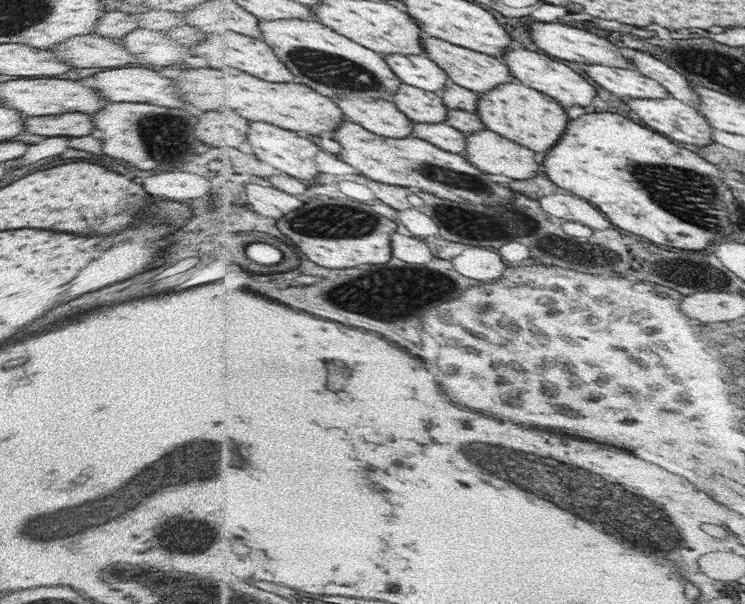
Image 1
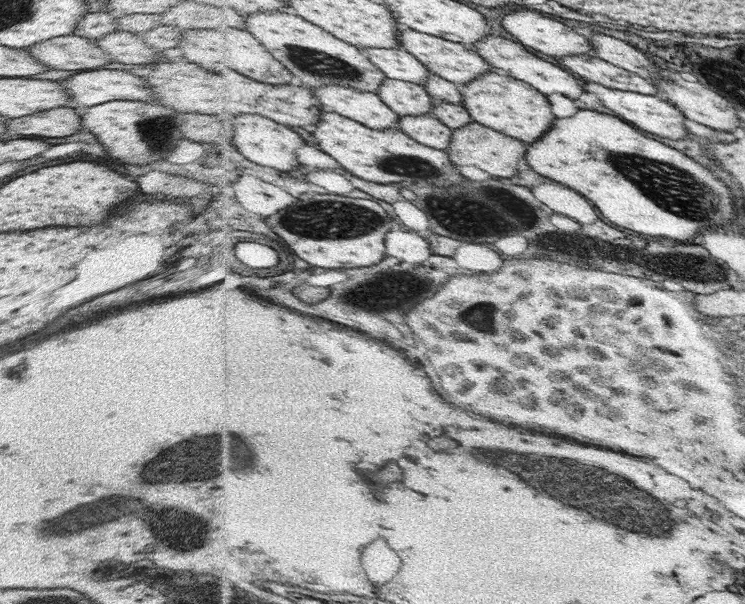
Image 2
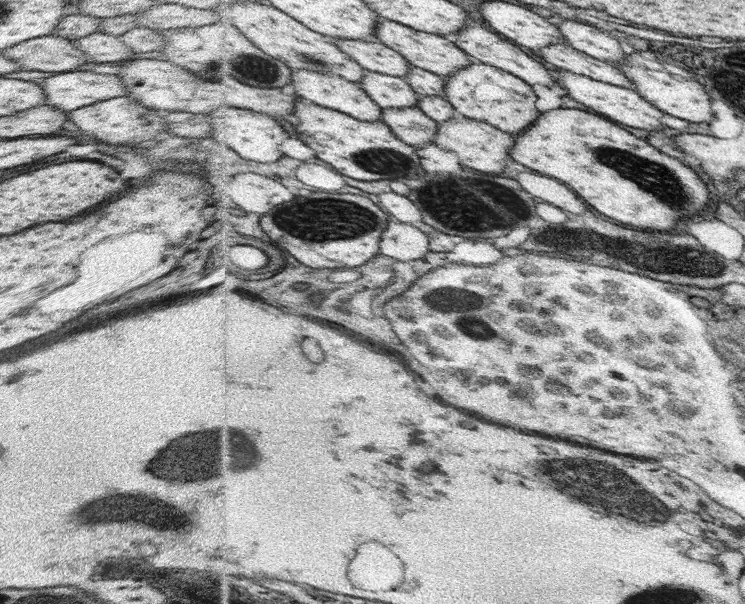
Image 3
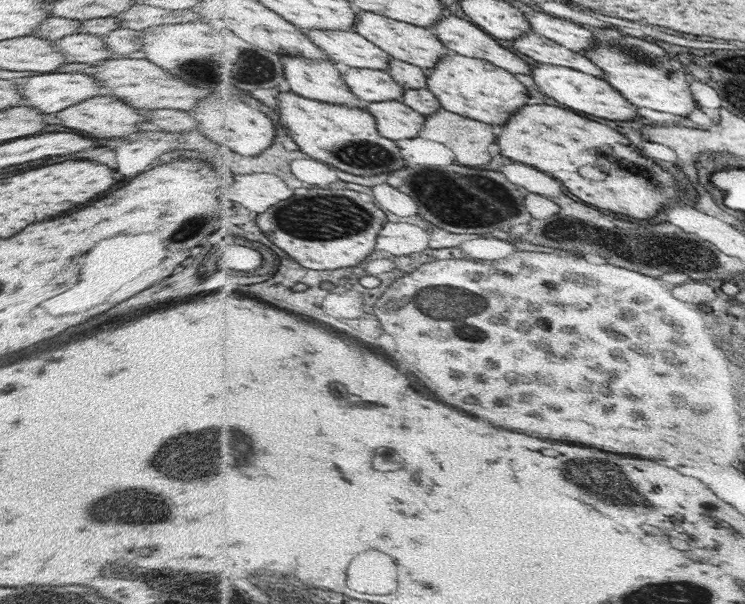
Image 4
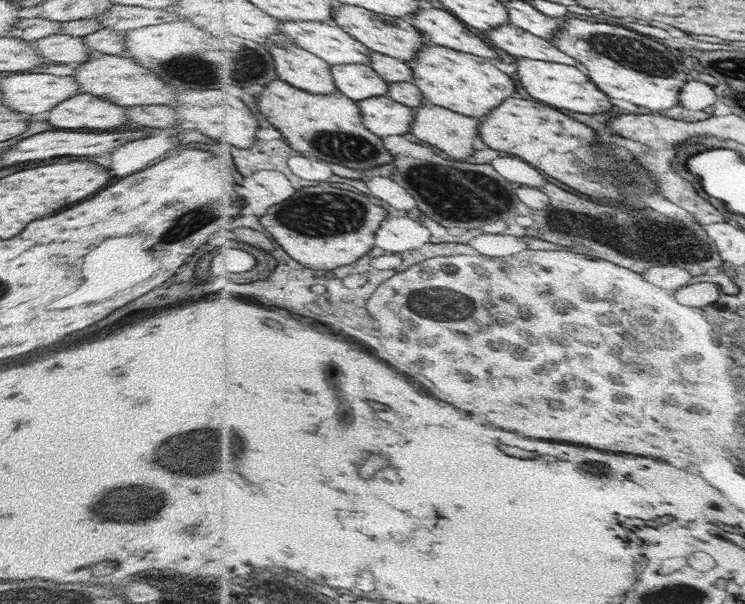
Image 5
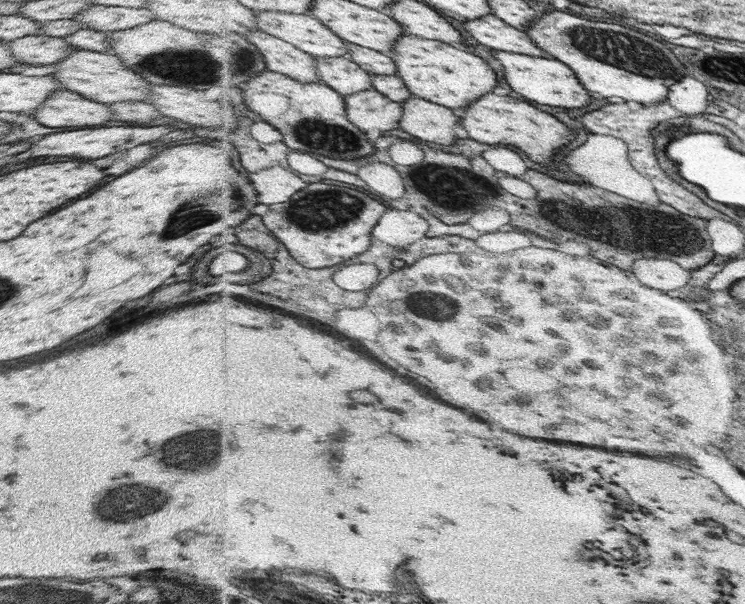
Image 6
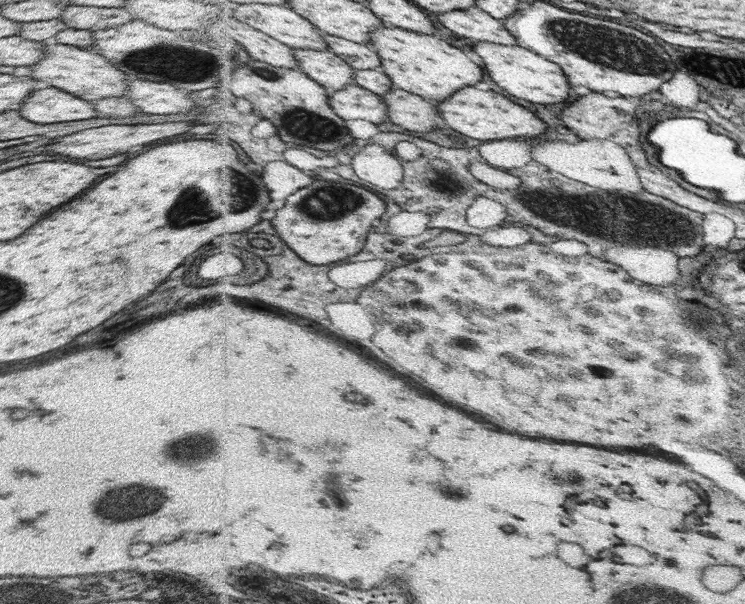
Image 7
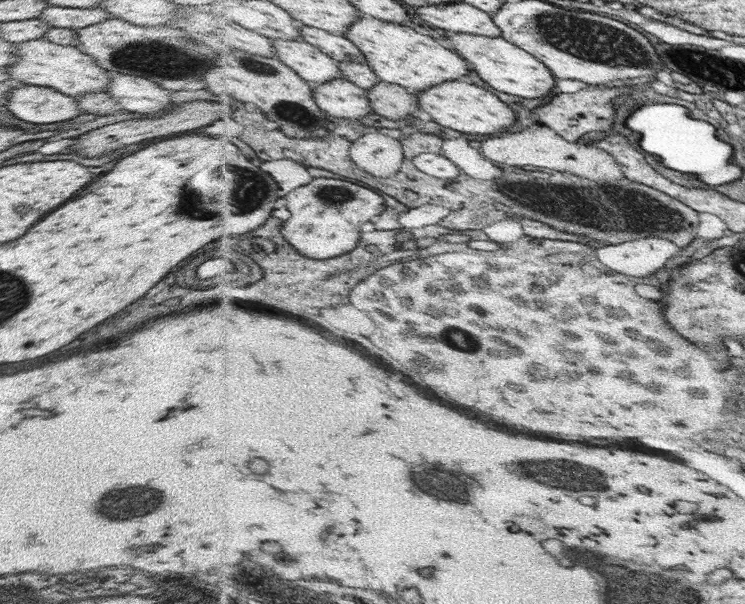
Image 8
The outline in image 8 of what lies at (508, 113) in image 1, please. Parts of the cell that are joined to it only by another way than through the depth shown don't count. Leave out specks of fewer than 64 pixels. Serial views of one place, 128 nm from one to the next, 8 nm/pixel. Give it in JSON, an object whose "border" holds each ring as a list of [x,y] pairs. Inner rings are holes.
{"border":[[[372,16],[360,17],[345,34],[352,39],[364,54],[369,65],[382,81],[405,86],[412,93],[419,93],[437,84],[455,81],[468,72],[468,60],[450,48],[447,43],[432,38],[424,30]]]}

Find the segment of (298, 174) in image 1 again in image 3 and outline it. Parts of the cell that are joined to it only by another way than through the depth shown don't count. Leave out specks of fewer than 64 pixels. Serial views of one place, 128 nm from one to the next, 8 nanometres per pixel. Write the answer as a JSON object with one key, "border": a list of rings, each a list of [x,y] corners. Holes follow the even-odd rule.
{"border":[[[238,107],[217,108],[209,115],[211,124],[210,137],[222,147],[230,147],[247,160],[258,161],[264,164],[276,164],[285,154],[283,144],[290,138],[276,117],[250,109]]]}

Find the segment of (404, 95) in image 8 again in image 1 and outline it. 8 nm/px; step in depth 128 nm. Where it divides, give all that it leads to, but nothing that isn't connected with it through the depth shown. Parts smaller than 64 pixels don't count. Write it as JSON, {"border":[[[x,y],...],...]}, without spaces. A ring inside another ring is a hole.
{"border":[[[484,129],[467,134],[468,163],[488,175],[528,180],[539,173],[538,155],[525,146]]]}

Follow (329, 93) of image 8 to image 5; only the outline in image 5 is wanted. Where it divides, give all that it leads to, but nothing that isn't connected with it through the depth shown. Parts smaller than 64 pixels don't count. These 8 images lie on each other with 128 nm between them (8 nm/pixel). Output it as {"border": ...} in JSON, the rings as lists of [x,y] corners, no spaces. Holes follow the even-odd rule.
{"border":[[[389,94],[359,101],[364,124],[378,136],[400,136],[413,129],[413,108],[394,100]]]}

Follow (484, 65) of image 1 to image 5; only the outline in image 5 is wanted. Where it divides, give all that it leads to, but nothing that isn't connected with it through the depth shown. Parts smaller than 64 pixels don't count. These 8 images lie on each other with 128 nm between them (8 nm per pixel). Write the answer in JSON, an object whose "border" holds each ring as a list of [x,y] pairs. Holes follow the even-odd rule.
{"border":[[[338,3],[338,6],[335,8],[334,24],[344,28],[346,32],[352,33],[352,36],[369,46],[371,50],[408,63],[415,61],[417,54],[426,45],[431,44],[427,36],[419,28],[416,28],[416,25],[411,20],[380,14],[361,6]]]}

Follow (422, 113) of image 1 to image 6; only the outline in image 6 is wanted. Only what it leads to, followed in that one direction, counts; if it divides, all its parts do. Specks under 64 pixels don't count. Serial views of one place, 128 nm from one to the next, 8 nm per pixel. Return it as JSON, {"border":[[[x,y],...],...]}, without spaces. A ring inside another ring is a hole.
{"border":[[[350,56],[316,57],[316,60],[321,82],[335,88],[346,97],[375,88],[373,75]]]}

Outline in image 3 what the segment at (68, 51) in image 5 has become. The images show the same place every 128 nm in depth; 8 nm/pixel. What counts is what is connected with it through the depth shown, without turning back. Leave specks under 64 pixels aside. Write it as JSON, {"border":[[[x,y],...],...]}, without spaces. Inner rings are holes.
{"border":[[[96,31],[73,41],[87,56],[88,62],[124,62],[134,58],[134,52],[117,36]]]}

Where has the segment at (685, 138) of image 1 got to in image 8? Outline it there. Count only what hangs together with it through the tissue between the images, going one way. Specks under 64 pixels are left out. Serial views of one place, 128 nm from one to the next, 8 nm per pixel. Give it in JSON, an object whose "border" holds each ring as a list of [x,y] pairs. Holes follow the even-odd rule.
{"border":[[[447,31],[445,37],[447,38],[445,43],[460,53],[460,56],[464,56],[473,72],[494,90],[522,98],[542,98],[552,92],[554,73],[550,68],[546,68],[547,65],[543,61],[519,45],[512,44],[501,36],[490,38],[465,32]]]}

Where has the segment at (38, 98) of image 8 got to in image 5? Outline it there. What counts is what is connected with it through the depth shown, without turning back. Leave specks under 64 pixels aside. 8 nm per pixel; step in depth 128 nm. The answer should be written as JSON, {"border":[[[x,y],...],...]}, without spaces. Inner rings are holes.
{"border":[[[90,93],[72,96],[50,112],[50,124],[56,128],[94,128],[94,130],[110,130],[122,126],[126,120],[124,108]]]}

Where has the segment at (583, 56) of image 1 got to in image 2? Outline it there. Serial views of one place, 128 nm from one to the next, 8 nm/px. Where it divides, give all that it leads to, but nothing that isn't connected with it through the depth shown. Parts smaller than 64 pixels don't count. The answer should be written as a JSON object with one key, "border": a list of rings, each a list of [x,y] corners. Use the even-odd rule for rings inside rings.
{"border":[[[523,6],[522,10],[511,10],[511,12],[502,16],[500,22],[504,30],[512,34],[518,40],[518,43],[523,44],[525,47],[530,46],[530,48],[548,56],[563,57],[587,54],[591,49],[589,40],[583,35],[576,33],[572,27],[568,27],[566,24],[554,19],[550,20],[549,17],[544,17],[531,8],[525,9]]]}

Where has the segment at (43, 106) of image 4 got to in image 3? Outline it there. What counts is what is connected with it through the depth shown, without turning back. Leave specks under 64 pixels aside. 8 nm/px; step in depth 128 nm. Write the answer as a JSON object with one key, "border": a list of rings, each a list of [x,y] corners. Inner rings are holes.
{"border":[[[92,71],[56,73],[40,81],[40,85],[46,96],[46,104],[52,104],[62,112],[72,112],[86,104],[129,94],[119,75]]]}

